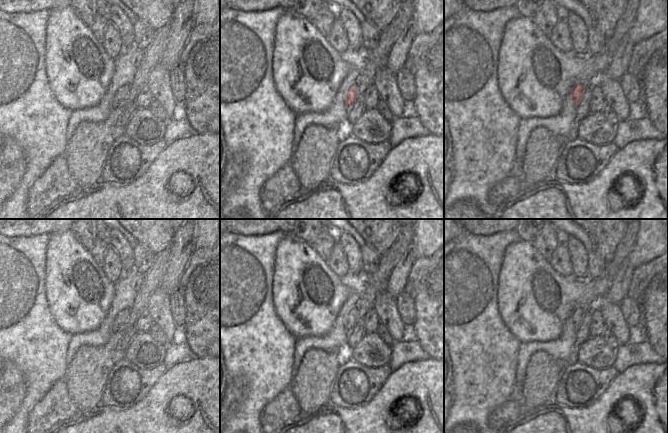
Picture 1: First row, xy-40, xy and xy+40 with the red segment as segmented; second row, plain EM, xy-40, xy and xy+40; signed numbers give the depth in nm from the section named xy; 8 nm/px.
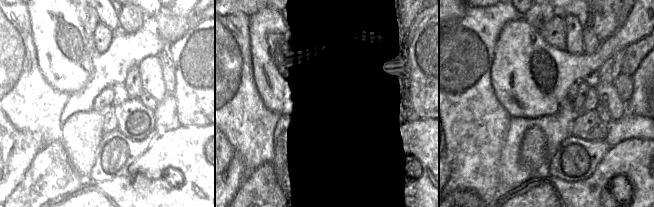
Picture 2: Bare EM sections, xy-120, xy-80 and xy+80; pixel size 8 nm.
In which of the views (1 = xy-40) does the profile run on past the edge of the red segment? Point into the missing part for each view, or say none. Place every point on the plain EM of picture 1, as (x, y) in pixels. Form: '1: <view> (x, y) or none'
1: none

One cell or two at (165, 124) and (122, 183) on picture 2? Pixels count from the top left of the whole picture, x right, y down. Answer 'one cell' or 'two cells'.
two cells

